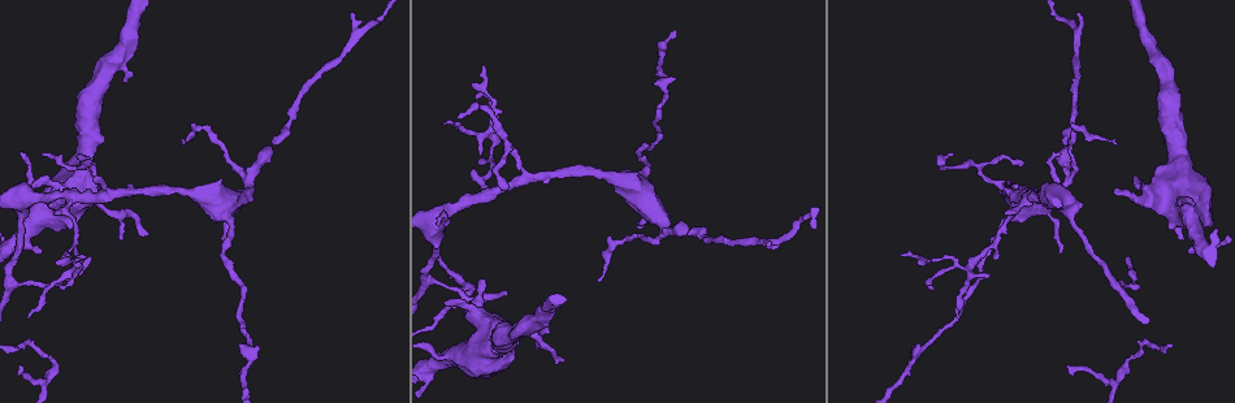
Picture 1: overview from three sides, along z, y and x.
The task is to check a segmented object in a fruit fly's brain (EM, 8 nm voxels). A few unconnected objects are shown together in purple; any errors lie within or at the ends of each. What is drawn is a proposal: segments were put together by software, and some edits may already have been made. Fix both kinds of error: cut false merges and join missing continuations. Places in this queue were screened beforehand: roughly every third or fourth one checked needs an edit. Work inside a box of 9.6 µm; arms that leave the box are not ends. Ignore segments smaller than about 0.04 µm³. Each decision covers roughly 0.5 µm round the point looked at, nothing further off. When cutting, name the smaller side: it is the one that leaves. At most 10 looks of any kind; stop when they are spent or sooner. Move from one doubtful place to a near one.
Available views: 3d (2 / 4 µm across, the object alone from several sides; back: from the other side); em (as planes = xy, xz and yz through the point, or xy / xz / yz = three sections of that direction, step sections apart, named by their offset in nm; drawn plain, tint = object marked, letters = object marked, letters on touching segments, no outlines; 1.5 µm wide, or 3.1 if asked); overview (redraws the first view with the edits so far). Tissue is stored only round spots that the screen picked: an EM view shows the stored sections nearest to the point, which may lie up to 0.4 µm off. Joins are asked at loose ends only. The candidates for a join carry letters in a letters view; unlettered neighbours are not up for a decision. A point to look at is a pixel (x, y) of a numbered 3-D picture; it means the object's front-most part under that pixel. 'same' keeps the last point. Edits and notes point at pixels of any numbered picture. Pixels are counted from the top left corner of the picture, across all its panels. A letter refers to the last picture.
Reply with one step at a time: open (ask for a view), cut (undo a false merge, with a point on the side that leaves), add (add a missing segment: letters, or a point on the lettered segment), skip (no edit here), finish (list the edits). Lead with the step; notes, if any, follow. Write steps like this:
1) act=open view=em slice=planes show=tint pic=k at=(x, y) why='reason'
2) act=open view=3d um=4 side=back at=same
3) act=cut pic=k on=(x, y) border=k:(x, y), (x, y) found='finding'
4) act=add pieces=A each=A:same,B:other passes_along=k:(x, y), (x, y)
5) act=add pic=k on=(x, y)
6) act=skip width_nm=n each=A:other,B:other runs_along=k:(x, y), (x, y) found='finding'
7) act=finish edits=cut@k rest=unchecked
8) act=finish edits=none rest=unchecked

act=open view=em slice=xz step=4 show=tint pic=1 at=(124, 82) why='thick end'

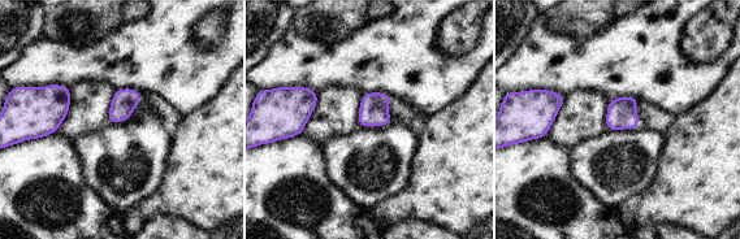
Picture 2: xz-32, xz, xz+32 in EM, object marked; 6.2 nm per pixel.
act=open view=em slice=planes show=letters at=same

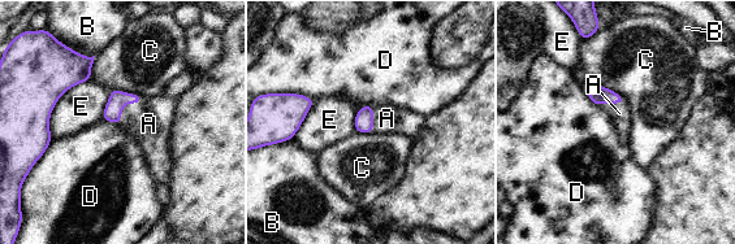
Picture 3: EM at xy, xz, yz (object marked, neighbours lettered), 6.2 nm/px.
act=add pieces=A each=A:same,B:other,C:other,D:other,E:other found='the cell continues'

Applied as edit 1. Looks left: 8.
act=open view=overview

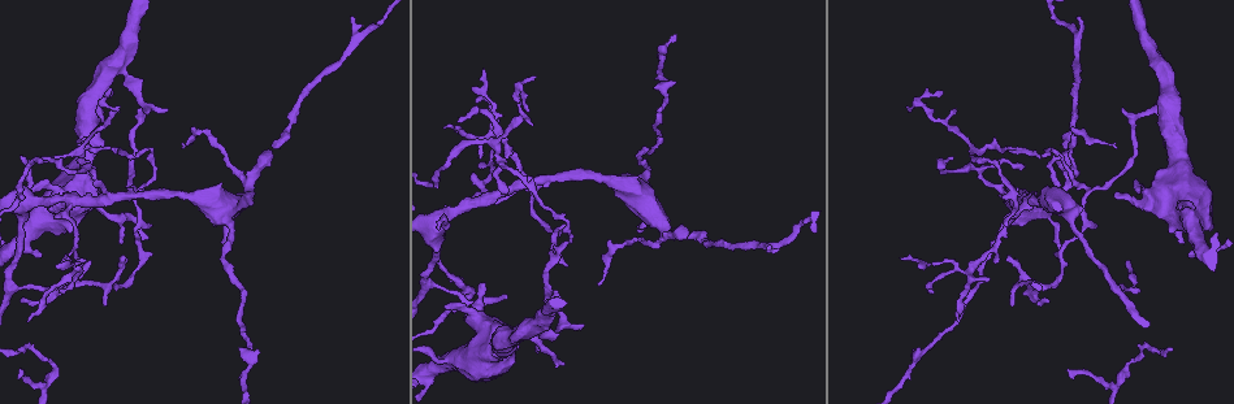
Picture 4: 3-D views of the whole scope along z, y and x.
act=open view=3d um=4 side=back pic=4 at=(1190, 254) why='thick end'

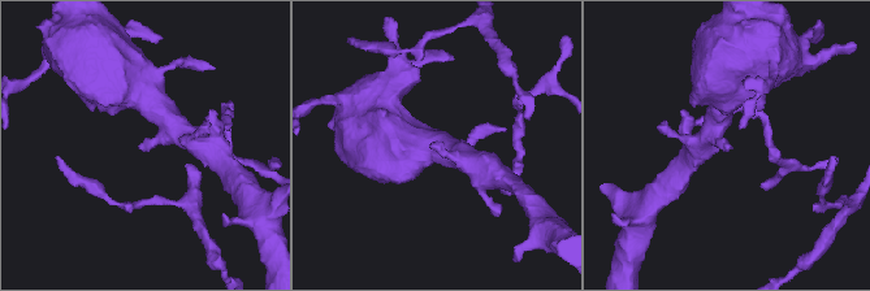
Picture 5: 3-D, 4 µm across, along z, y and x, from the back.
act=open view=em slice=planes show=tint pic=5 at=(430, 145)

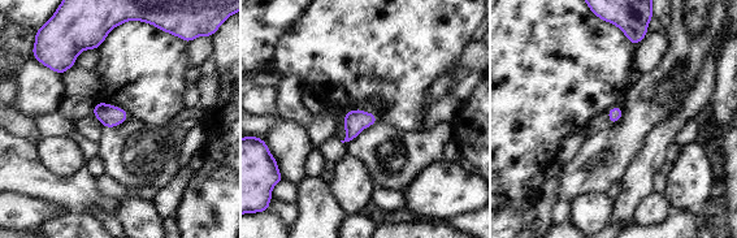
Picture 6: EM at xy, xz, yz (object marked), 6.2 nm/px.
act=open view=em slice=planes show=letters at=same

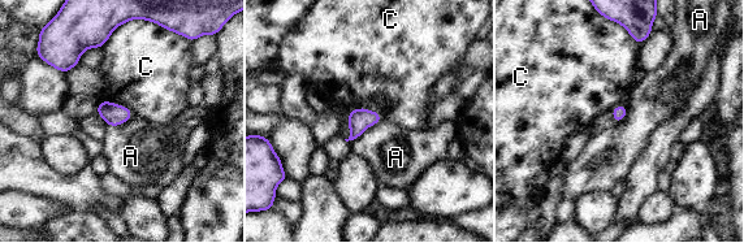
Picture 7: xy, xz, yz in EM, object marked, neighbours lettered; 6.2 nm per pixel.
act=skip each=A:other,C:other border=7:(381, 118), (353, 140) found='none of them fits'

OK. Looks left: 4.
act=open view=em um=3.1 slice=xz step=16 show=tint pic=4 at=(958, 321) why='thin end'

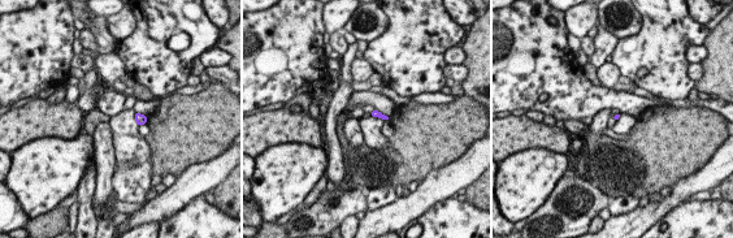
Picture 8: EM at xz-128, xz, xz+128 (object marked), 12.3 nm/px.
act=open view=em um=3.1 slice=xy step=8 show=letters at=same

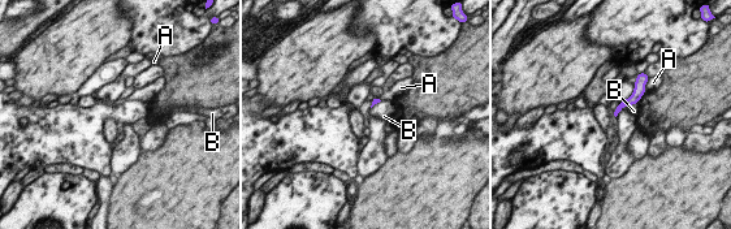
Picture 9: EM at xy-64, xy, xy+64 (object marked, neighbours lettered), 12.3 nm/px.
act=skip each=A:other,B:other border=9:(380, 100), (371, 108) found='none of them fits'

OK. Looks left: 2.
act=finish edits=add@3 rest=unchecked

